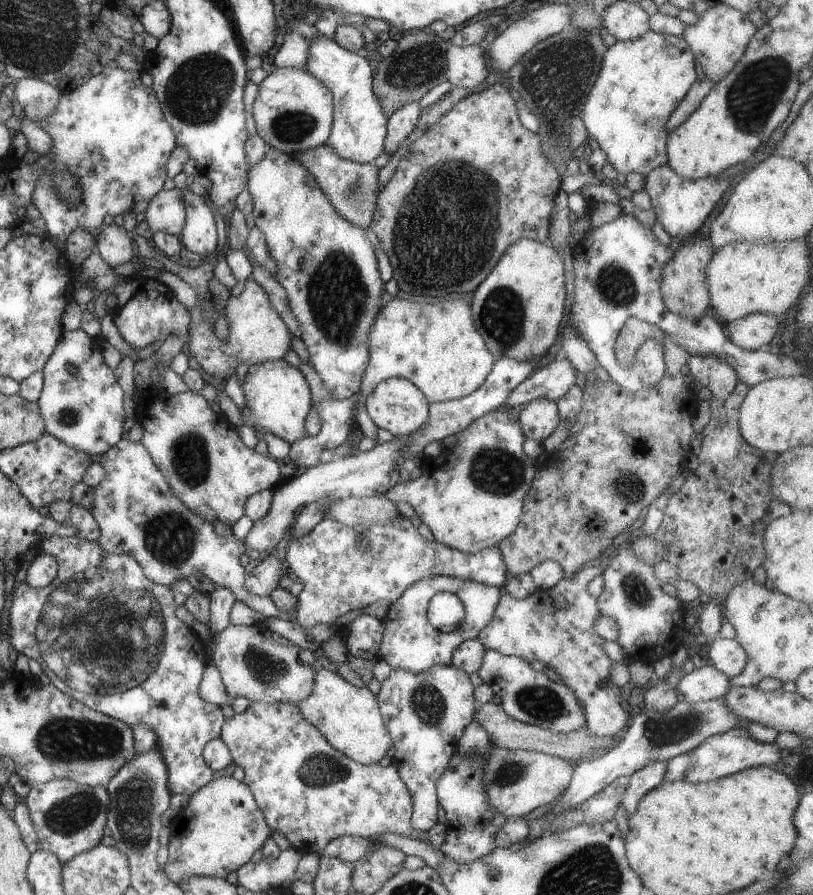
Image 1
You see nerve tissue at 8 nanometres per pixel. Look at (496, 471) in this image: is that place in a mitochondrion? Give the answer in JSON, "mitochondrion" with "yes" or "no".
{"mitochondrion":"yes"}

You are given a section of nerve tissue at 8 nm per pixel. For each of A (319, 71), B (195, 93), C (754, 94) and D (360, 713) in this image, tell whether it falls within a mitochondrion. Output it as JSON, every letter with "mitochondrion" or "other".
{"A":"other","B":"mitochondrion","C":"mitochondrion","D":"other"}

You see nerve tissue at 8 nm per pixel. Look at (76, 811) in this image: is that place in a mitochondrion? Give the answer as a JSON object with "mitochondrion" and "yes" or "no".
{"mitochondrion":"yes"}

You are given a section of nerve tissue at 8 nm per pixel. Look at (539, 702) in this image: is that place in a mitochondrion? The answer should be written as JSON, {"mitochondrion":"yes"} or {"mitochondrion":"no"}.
{"mitochondrion":"yes"}

